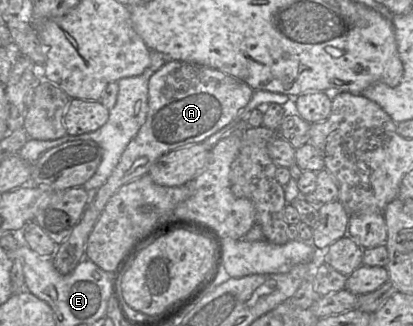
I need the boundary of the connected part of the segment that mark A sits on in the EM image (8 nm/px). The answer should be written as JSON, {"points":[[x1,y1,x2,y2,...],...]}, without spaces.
{"points":[[176,60,167,61,149,80,145,123,127,145,105,183,90,194,90,201,71,234,57,246,52,256,55,269,61,275,68,275,85,257,91,230,108,200,121,186,147,174,152,164,162,155,201,143,226,127,245,108,253,92,245,83,218,70]]}

